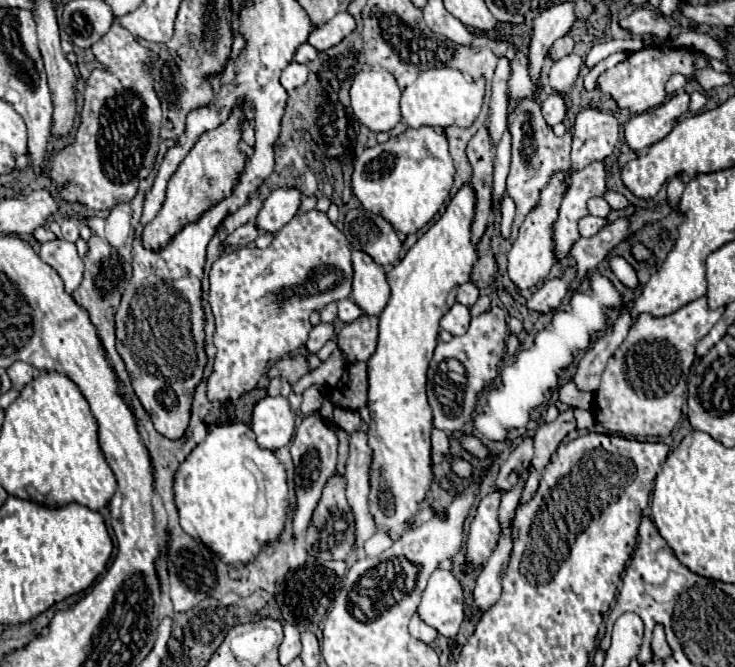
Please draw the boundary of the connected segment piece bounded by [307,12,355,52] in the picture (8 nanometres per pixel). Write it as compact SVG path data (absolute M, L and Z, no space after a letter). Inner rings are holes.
M339 12L337 16L333 16L329 22L325 22L323 26L317 26L311 30L309 34L309 44L323 52L335 44L339 44L347 34L351 34L355 30L355 20L351 14L347 12Z

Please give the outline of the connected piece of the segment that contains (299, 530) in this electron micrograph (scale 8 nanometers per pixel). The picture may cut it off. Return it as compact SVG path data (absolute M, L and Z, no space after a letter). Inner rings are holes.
M313 414L305 416L291 440L291 456L295 464L295 494L297 494L297 506L293 514L293 538L299 538L309 528L313 510L321 498L325 482L335 474L337 436L333 428Z

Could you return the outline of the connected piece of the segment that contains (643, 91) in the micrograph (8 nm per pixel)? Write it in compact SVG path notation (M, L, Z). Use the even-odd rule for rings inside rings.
M659 46L643 48L639 52L633 52L627 60L617 64L615 68L609 68L607 72L603 72L599 76L597 88L605 94L611 94L615 98L615 102L621 108L629 108L631 114L641 114L641 112L647 112L649 108L657 108L663 102L665 82L669 80L671 74L679 72L679 74L685 74L691 80L695 70L705 68L705 66L707 66L705 56L697 54L693 50L685 50L685 48L663 50Z

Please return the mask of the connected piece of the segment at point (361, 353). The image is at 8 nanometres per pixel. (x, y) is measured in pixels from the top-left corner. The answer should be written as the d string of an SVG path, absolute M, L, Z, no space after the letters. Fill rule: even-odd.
M361 316L355 322L349 322L337 334L337 346L347 358L347 362L363 360L367 362L375 354L377 346L377 316Z

